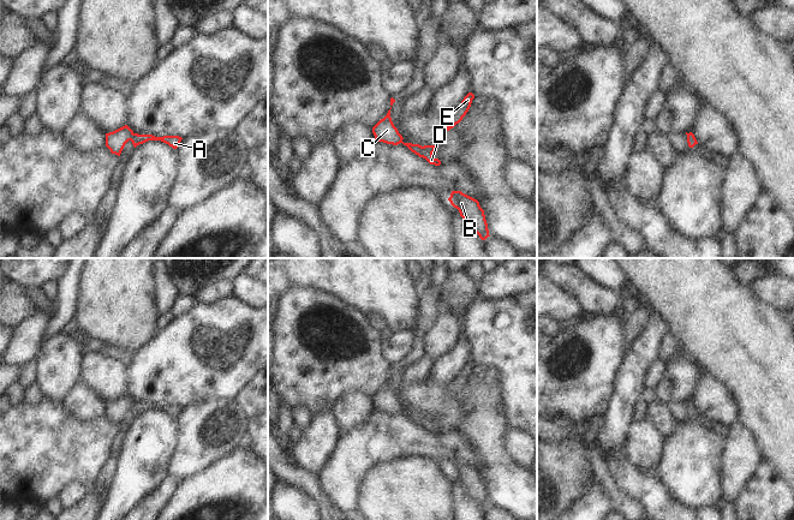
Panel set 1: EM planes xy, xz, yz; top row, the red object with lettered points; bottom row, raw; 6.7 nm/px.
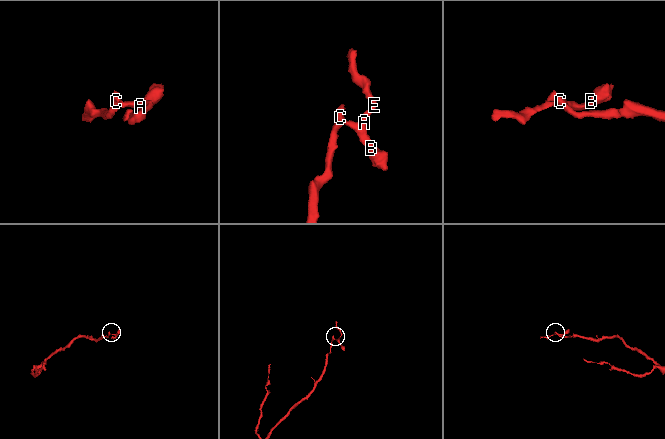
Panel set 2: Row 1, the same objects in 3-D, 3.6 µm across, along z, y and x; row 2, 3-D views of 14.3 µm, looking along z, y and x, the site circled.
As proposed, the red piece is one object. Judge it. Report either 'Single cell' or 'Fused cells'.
Fused cells

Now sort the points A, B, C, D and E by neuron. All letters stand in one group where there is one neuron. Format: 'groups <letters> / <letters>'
groups A B D E / C

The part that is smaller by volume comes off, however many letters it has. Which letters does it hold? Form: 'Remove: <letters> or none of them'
Remove: A, B, D, E

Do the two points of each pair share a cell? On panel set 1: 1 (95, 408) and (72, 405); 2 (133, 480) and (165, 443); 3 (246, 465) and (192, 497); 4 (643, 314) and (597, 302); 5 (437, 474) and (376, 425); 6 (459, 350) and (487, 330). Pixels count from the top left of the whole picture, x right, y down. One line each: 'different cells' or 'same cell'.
1: same cell
2: same cell
3: same cell
4: different cells
5: different cells
6: different cells

